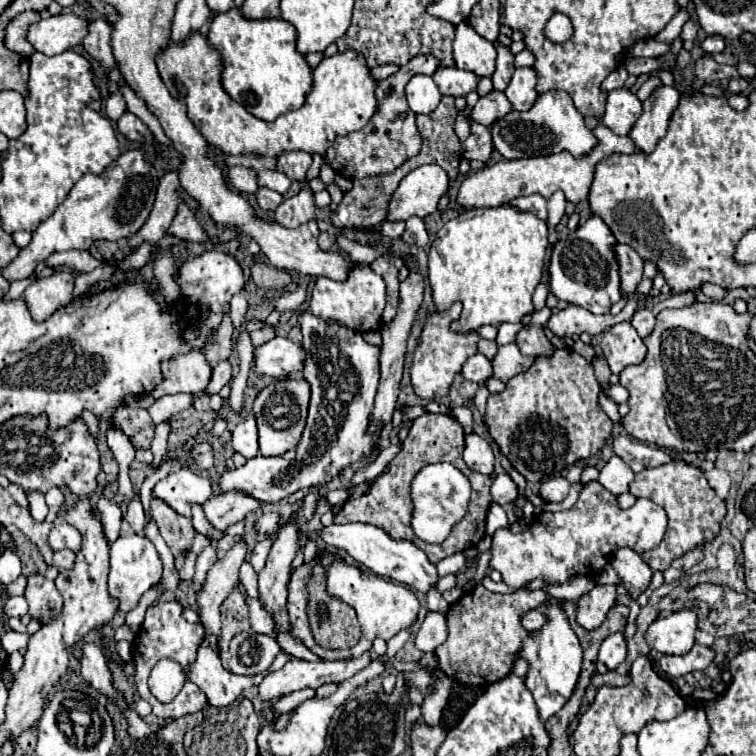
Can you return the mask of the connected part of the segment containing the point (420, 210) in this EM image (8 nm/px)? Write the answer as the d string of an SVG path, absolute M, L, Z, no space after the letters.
M424 164L412 170L394 192L390 202L390 220L408 220L410 216L426 218L438 208L442 196L448 194L450 178L438 164Z

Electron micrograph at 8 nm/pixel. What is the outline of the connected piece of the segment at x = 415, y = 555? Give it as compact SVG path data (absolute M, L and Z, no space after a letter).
M332 524L332 526L326 526L326 528L314 530L314 534L300 532L298 546L306 546L312 538L320 538L328 546L334 546L338 550L348 552L356 562L364 564L376 576L392 578L396 582L410 586L412 590L428 592L438 582L436 566L428 562L426 554L420 548L416 548L412 542L406 542L406 540L394 540L386 532L382 532L380 528L376 528L372 524Z

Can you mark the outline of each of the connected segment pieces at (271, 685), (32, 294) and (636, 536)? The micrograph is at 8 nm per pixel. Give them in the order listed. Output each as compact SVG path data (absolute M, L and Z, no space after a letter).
M364 652L358 658L336 660L336 662L306 662L298 658L290 658L284 668L276 672L268 672L260 682L262 700L274 700L278 696L290 694L300 688L320 688L326 682L342 682L372 662L372 652Z
M62 266L56 268L52 276L30 282L30 286L24 290L24 300L34 320L42 322L52 312L66 306L74 298L74 280L76 274L68 266Z
M590 482L582 486L580 496L570 510L542 512L520 534L510 532L508 528L494 532L490 568L498 570L504 584L510 588L524 586L534 578L544 578L544 582L554 586L568 584L574 576L594 574L600 564L606 564L604 558L610 558L616 548L626 546L638 554L656 548L662 542L664 532L666 512L662 506L638 498L632 508L620 510L616 496L604 490L598 482Z

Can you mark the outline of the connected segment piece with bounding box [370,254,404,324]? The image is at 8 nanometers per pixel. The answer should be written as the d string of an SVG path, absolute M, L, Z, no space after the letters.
M382 254L380 258L376 258L370 268L380 274L386 282L386 308L384 308L384 322L390 324L392 318L396 316L396 310L398 310L398 302L400 302L400 296L398 296L398 290L400 290L400 282L398 282L398 270L404 266L402 258L398 254Z

